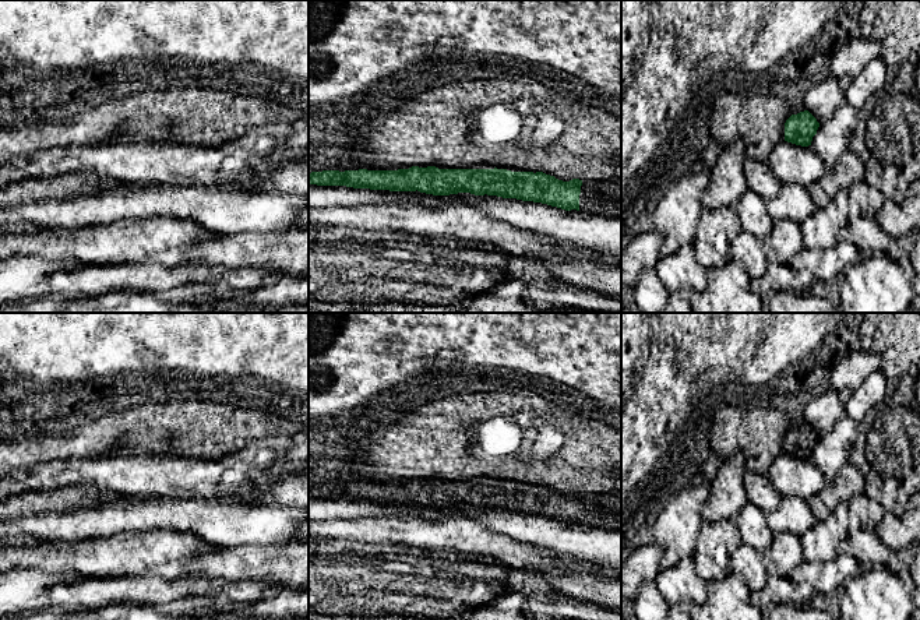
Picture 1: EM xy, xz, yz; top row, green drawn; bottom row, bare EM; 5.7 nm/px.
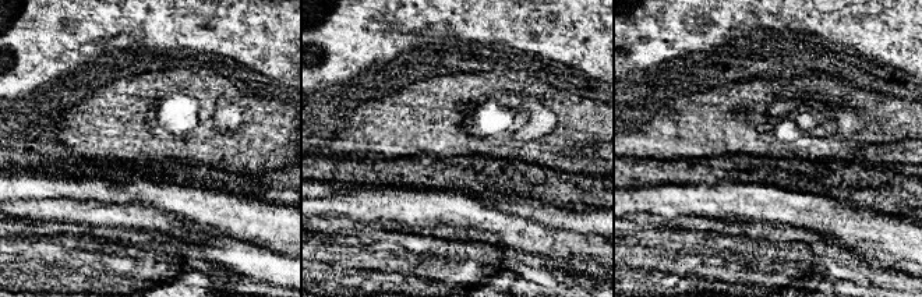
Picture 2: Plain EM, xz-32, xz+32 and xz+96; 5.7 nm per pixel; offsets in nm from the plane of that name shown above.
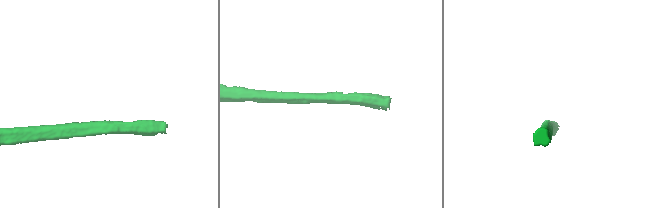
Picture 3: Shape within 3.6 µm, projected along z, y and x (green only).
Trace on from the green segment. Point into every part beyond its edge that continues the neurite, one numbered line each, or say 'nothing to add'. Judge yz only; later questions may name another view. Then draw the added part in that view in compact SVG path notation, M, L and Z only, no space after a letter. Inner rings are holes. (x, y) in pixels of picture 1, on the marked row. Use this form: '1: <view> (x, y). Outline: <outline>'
nothing to add

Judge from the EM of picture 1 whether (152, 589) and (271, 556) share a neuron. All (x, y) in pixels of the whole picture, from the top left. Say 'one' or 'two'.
two

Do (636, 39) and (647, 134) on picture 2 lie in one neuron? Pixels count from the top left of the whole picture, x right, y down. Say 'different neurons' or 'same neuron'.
different neurons

